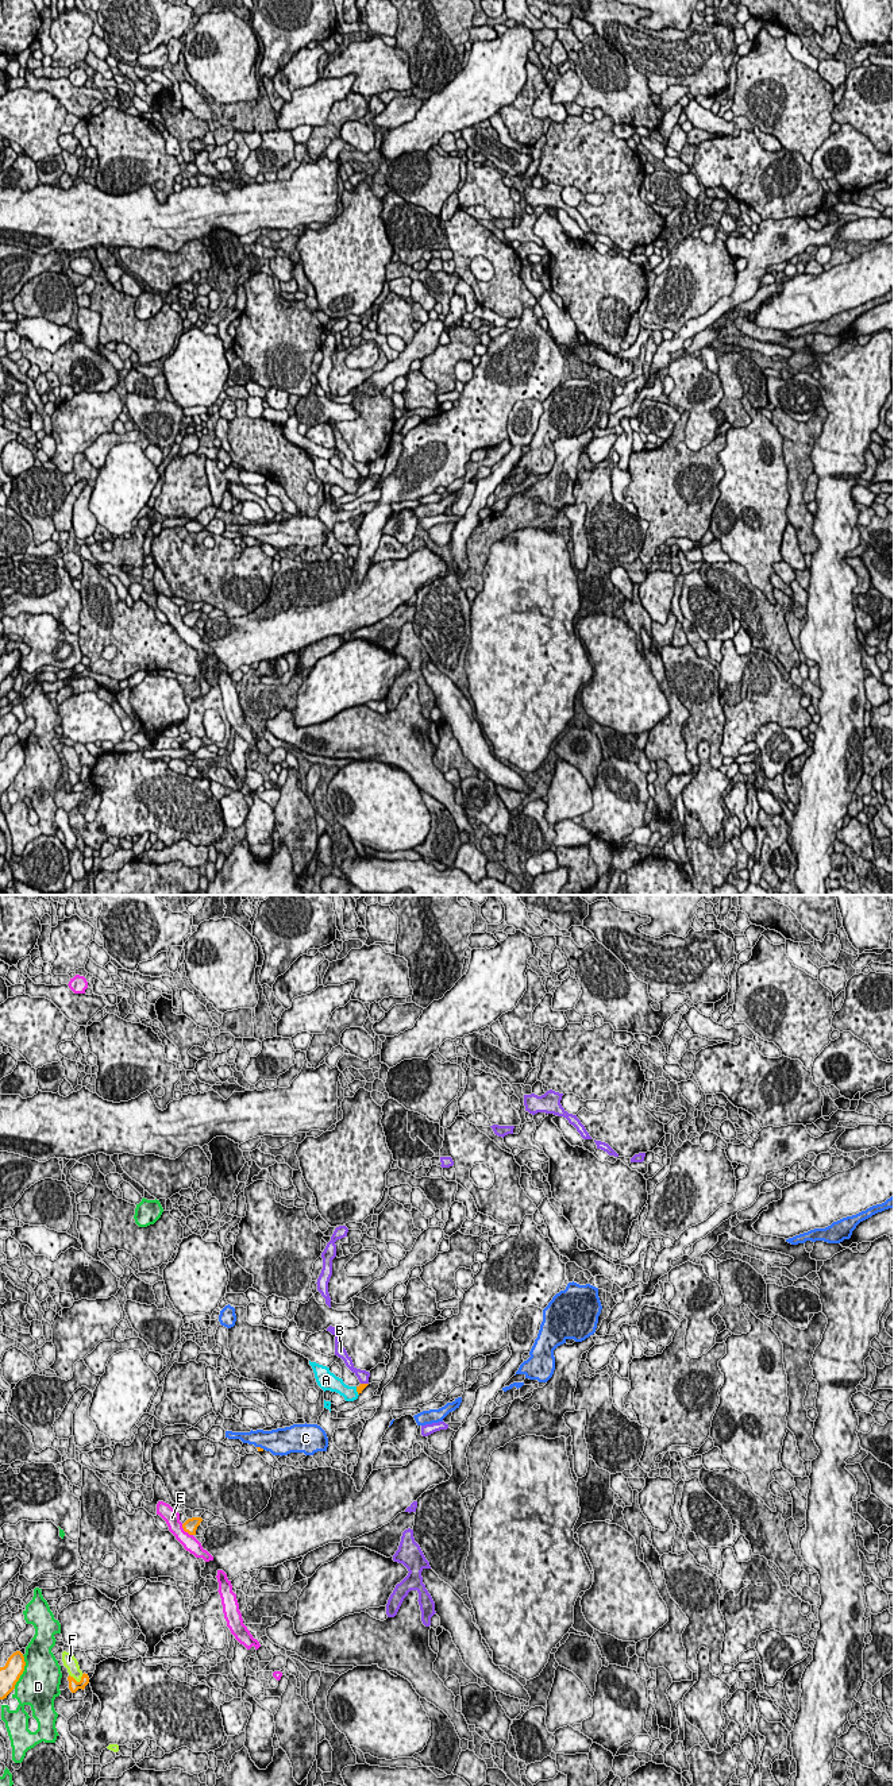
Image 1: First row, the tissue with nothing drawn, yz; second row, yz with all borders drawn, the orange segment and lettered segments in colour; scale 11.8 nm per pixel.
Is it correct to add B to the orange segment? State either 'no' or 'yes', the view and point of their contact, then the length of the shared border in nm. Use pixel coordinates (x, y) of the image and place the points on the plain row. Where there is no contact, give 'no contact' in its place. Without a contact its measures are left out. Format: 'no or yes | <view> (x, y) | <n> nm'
no | yz (365, 477) | 100 nm

